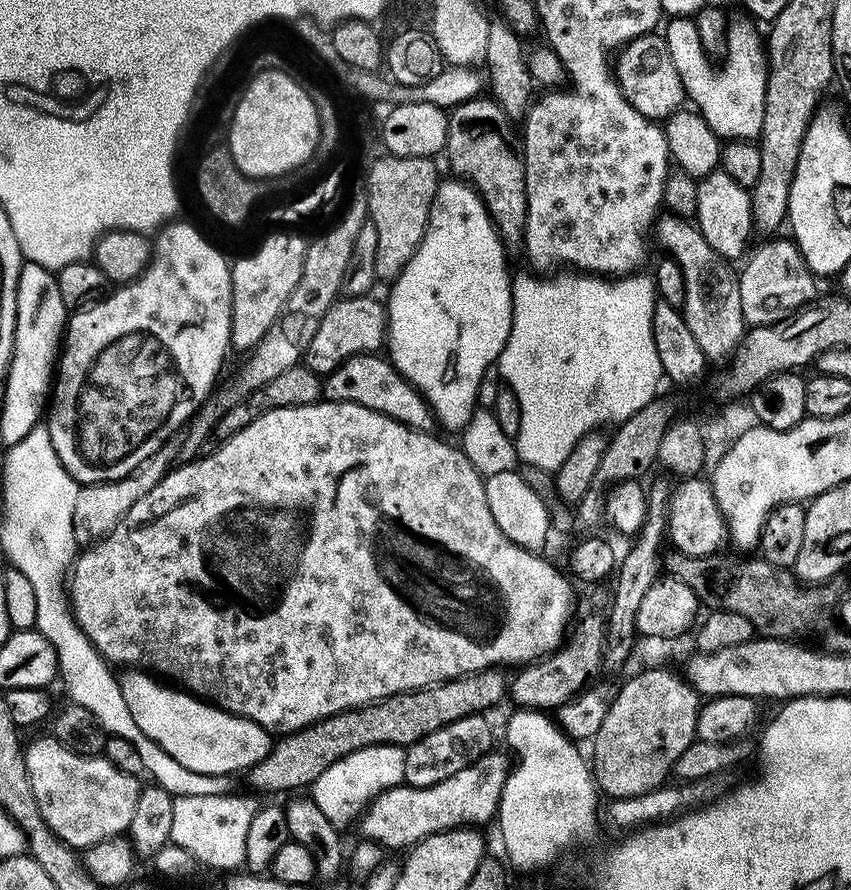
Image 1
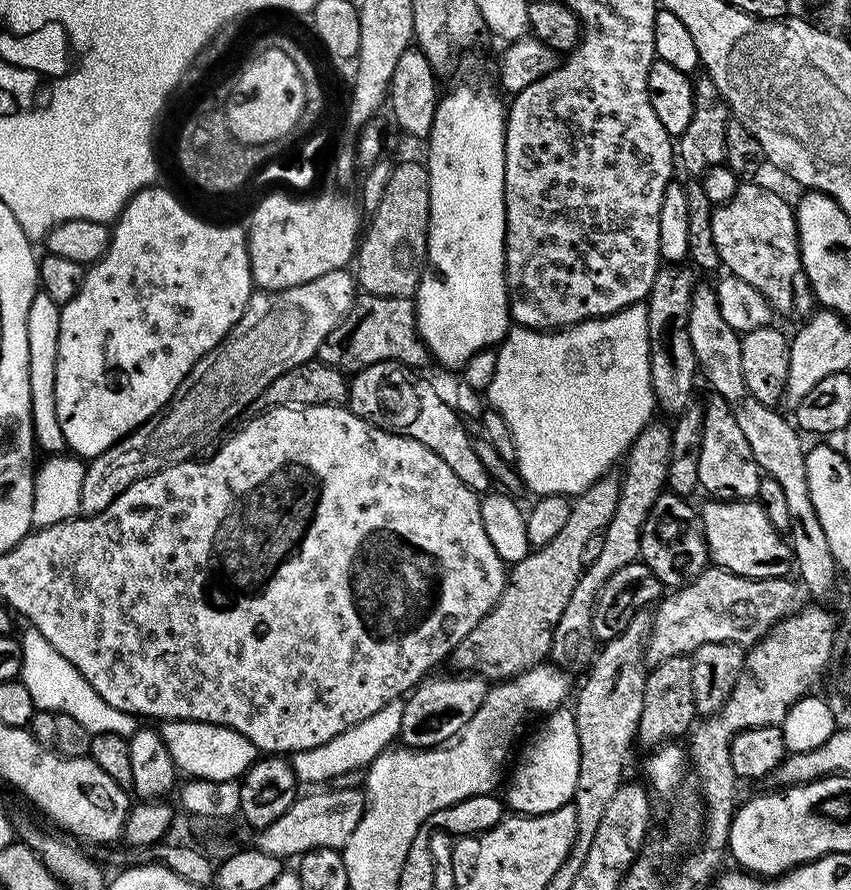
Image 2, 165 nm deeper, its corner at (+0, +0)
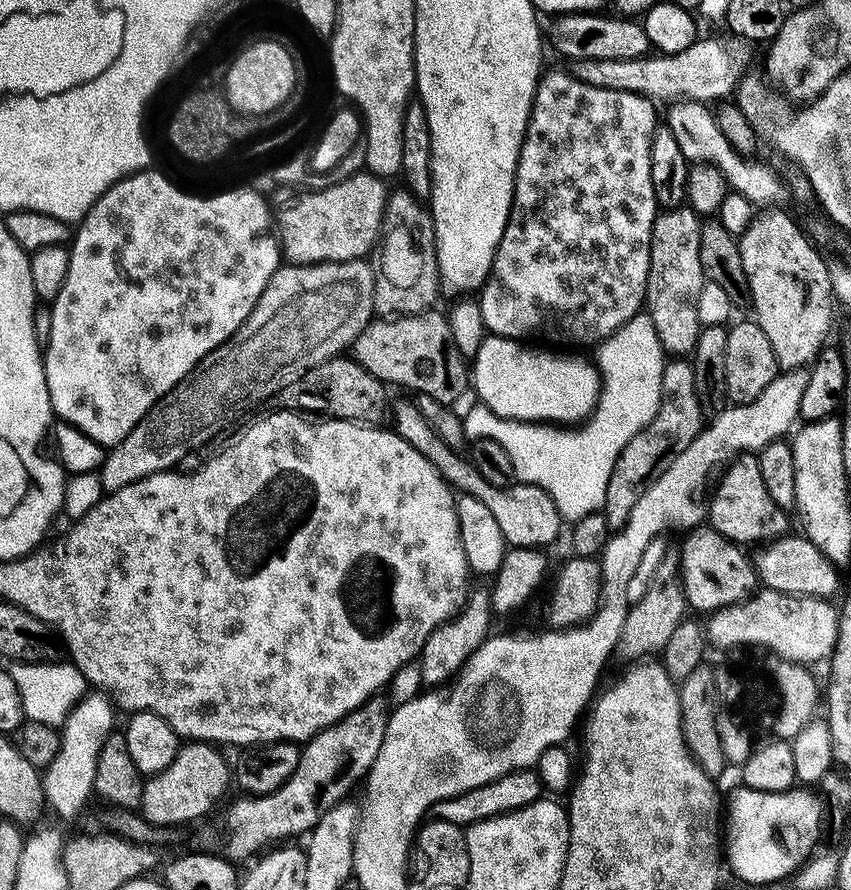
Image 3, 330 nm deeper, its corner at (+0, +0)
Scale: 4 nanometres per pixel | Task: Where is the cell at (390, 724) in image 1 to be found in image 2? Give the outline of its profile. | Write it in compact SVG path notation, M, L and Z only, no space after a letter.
M615 475L598 477L585 492L571 501L570 518L566 518L566 526L562 526L560 533L550 538L546 546L529 551L526 558L511 565L510 579L490 614L486 614L486 618L482 618L482 622L478 622L478 626L474 626L474 630L470 630L470 634L466 634L466 638L462 638L462 642L458 642L452 651L450 664L456 667L453 669L457 673L475 674L489 682L512 680L526 670L537 668L553 655L558 629L561 627L562 610L566 610L566 602L570 602L570 594L574 594L574 586L578 586L580 573L586 567L582 562L582 549L588 539L601 535L610 518L614 518L614 506L618 506L619 493L620 482Z

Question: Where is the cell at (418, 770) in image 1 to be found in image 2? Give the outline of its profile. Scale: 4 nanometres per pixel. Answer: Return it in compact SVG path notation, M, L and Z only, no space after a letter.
M475 674L429 675L407 693L399 739L409 748L438 748L463 732L486 698L489 681Z

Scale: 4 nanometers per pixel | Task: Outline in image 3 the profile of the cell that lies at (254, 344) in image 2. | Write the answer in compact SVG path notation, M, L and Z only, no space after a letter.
M367 259L347 260L346 262L330 262L329 264L288 264L277 268L276 273L270 278L270 282L266 286L266 290L262 290L262 294L258 298L258 302L254 306L254 310L250 310L250 314L246 318L246 322L242 322L242 326L238 326L238 330L226 342L222 342L213 352L206 354L206 358L202 358L202 362L198 362L198 366L194 366L194 370L186 378L182 378L182 382L178 382L170 389L167 394L153 406L144 418L138 422L138 426L134 426L134 430L130 430L130 434L126 434L126 438L122 438L122 442L111 445L110 451L105 455L104 464L100 467L99 477L104 484L105 493L117 492L122 490L122 486L130 486L130 482L138 482L142 478L146 478L155 472L167 472L175 469L182 458L186 458L186 454L195 448L203 448L211 445L211 440L219 434L223 428L228 428L235 422L239 416L244 416L247 412L255 410L259 404L264 404L275 398L278 393L286 386L290 386L290 382L298 382L298 378L302 378L302 374L306 374L306 370L310 370L314 366L318 366L322 362L331 360L333 356L339 356L354 342L354 338L358 338L358 334L364 327L368 325L368 321L373 319L372 303L374 302L374 286L376 285L377 273L368 265Z

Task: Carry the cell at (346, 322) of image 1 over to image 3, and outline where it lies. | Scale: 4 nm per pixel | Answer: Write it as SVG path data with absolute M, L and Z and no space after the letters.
M436 311L369 320L350 346L351 359L370 370L385 386L397 384L409 388L412 394L430 394L430 398L451 406L454 398L470 387L470 364L454 344L447 315Z

